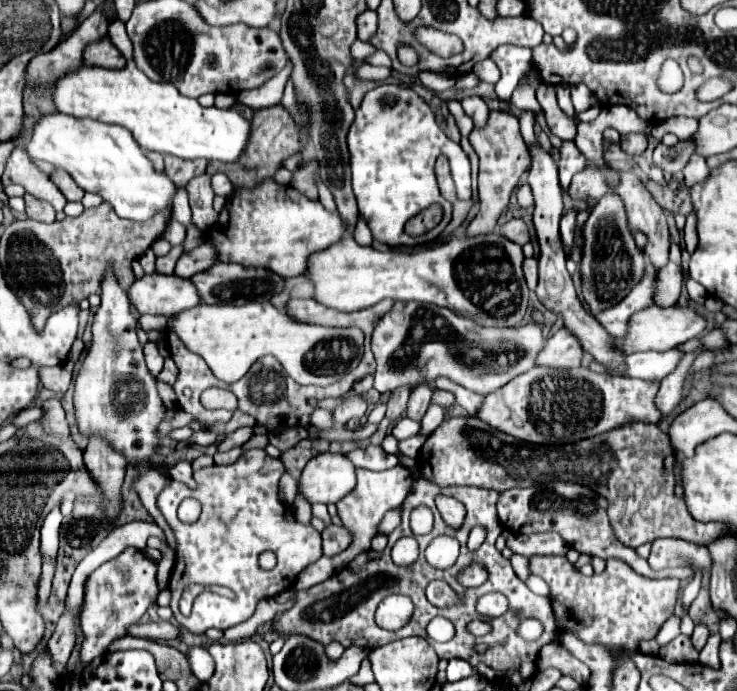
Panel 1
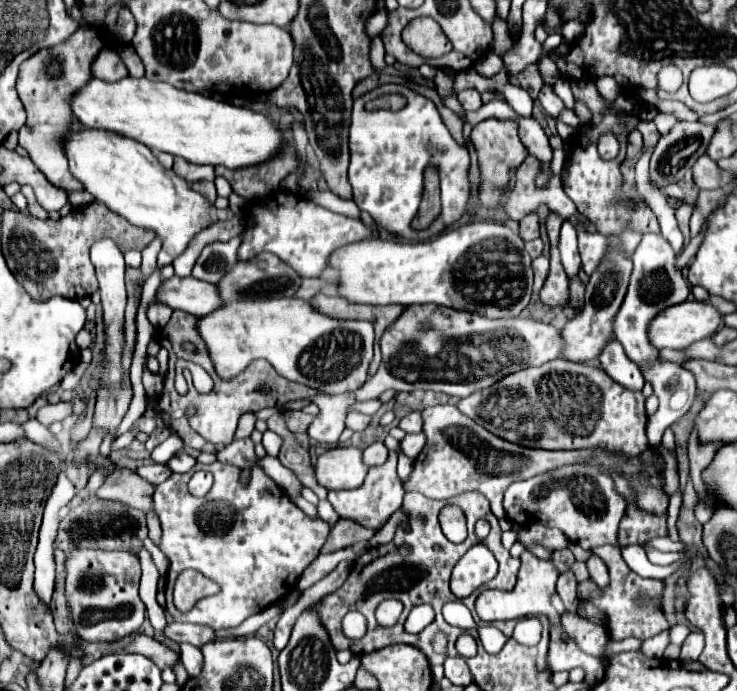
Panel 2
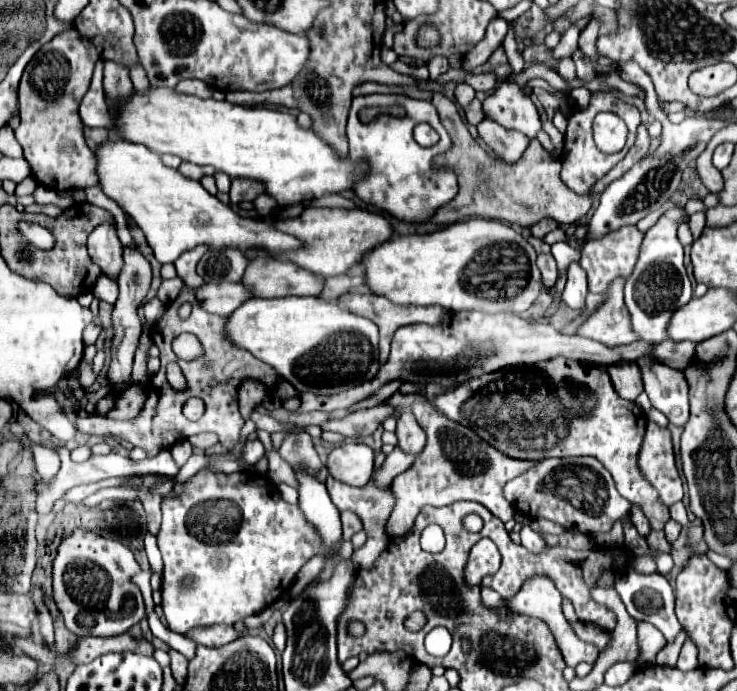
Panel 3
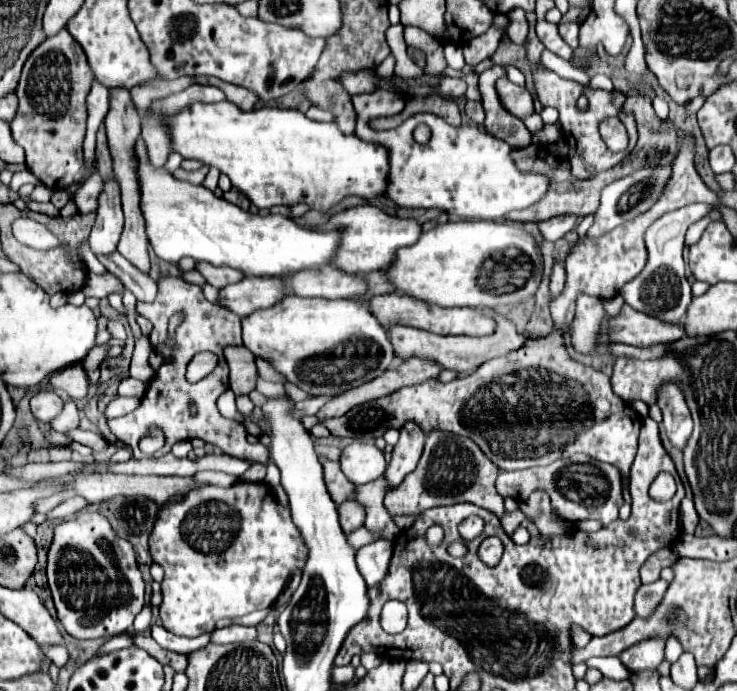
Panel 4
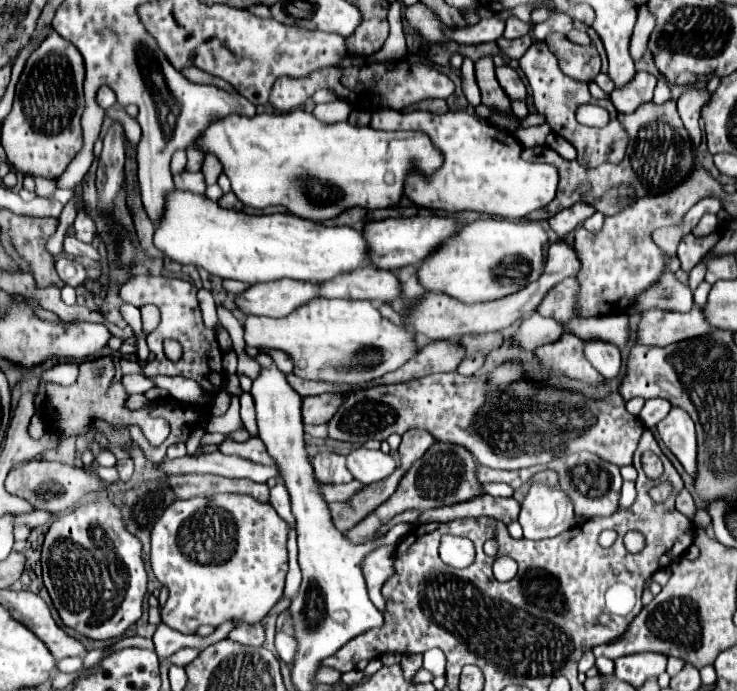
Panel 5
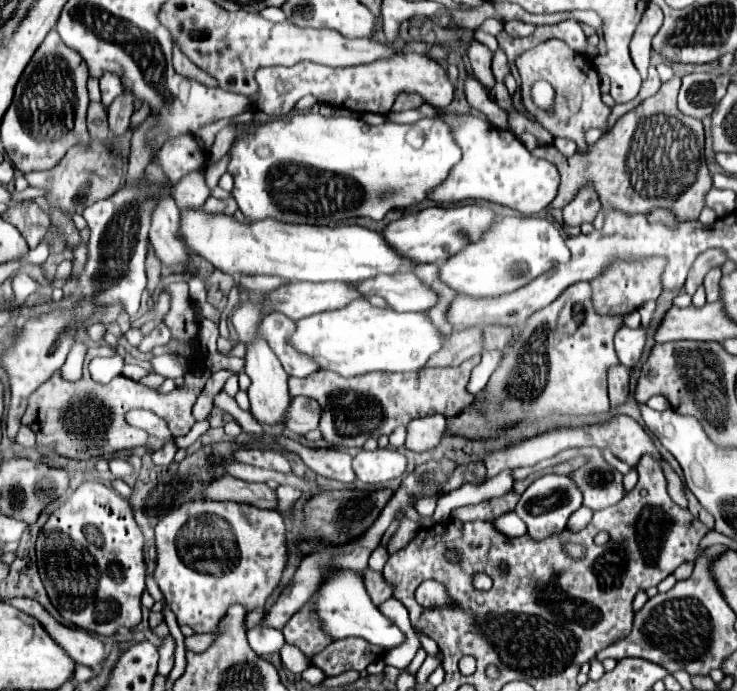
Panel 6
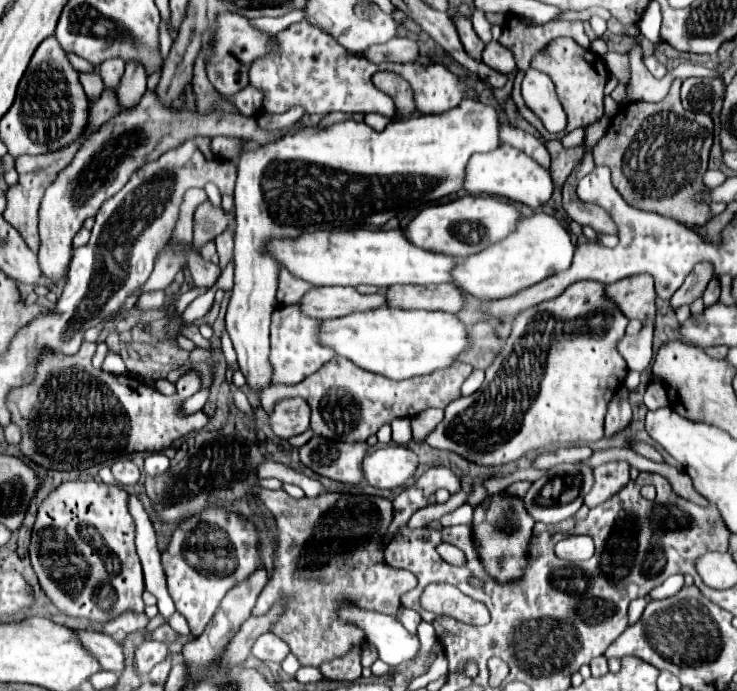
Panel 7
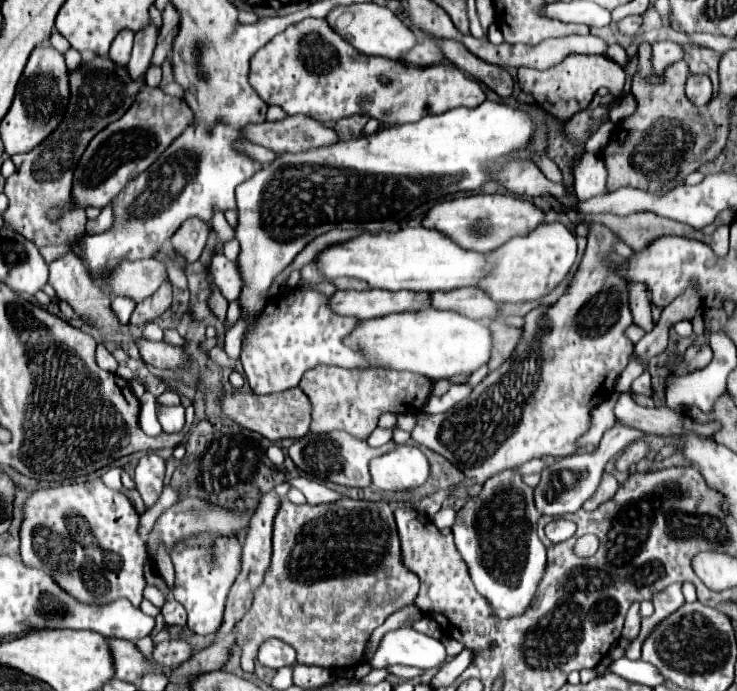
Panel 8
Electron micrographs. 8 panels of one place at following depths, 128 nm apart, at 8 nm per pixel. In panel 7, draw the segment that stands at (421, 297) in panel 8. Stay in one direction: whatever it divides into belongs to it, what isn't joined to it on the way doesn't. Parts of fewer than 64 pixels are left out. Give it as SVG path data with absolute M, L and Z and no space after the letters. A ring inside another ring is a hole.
M332 286L332 288L312 288L302 300L300 306L312 318L342 318L354 312L368 312L382 306L388 306L386 292L360 294L356 288Z

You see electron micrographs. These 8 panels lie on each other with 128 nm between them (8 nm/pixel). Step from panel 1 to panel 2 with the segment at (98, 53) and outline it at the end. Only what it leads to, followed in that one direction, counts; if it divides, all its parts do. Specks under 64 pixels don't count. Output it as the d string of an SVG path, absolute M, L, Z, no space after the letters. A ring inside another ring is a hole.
M102 48L102 52L98 54L94 66L92 66L92 76L100 78L104 82L118 82L122 78L128 76L128 68L124 66L120 52L116 48Z

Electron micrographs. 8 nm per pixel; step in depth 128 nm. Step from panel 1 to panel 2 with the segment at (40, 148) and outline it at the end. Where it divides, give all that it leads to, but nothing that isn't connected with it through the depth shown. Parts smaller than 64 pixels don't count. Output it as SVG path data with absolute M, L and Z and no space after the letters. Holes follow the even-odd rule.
M86 128L82 132L70 132L64 142L64 148L70 160L72 174L98 202L106 204L112 212L120 214L130 224L154 230L154 234L162 240L162 250L158 254L158 270L143 285L140 304L148 309L162 282L161 268L172 264L188 248L190 240L196 234L216 222L212 214L214 206L206 196L192 190L190 182L180 178L174 170L164 168L148 146L122 134Z

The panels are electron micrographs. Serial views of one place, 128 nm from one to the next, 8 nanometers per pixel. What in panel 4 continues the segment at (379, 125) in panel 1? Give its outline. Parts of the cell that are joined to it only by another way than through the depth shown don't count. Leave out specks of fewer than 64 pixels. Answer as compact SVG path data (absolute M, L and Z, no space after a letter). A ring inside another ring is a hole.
M376 90L372 94L352 96L352 102L354 102L356 114L358 114L356 134L360 138L366 138L372 142L382 142L390 150L390 190L386 190L386 196L392 198L398 206L438 208L438 210L444 210L458 218L470 218L470 220L474 220L474 218L476 220L502 220L508 212L530 208L548 192L550 180L546 176L520 172L510 156L512 146L484 130L478 130L478 126L468 126L468 124L452 126L436 114L414 114L394 130L374 130L370 126L370 122L376 118L382 118L384 114L388 114L388 116L398 114L404 108L404 98L396 92ZM420 124L426 124L432 132L432 136L426 144L418 144L410 134L410 128L416 128Z

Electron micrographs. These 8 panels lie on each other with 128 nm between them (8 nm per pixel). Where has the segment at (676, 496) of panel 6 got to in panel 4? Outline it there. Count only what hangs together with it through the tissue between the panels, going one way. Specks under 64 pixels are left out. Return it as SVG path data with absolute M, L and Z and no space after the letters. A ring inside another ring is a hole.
M685 498L685 526L684 526L684 499L681 501L680 506L680 527L685 534L694 534L695 529L699 523L700 518L695 509L692 499Z

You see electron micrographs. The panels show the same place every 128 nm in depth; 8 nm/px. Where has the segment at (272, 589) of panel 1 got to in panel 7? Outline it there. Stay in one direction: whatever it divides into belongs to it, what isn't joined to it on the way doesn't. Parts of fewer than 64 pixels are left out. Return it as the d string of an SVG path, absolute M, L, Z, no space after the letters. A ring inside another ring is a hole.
M206 510L198 518L188 518L174 530L166 552L162 554L162 566L176 610L188 620L194 636L202 634L212 620L228 588L252 574L262 562L256 540L254 524L226 510Z

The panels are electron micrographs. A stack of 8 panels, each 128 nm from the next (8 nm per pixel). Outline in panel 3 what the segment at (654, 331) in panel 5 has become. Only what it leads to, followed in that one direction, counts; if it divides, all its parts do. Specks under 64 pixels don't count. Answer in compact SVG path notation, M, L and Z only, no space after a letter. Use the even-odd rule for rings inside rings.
M624 280L614 282L614 286L610 286L606 302L578 328L580 336L602 342L606 346L622 346L638 340L638 334L634 334L630 314L622 298L622 286Z

